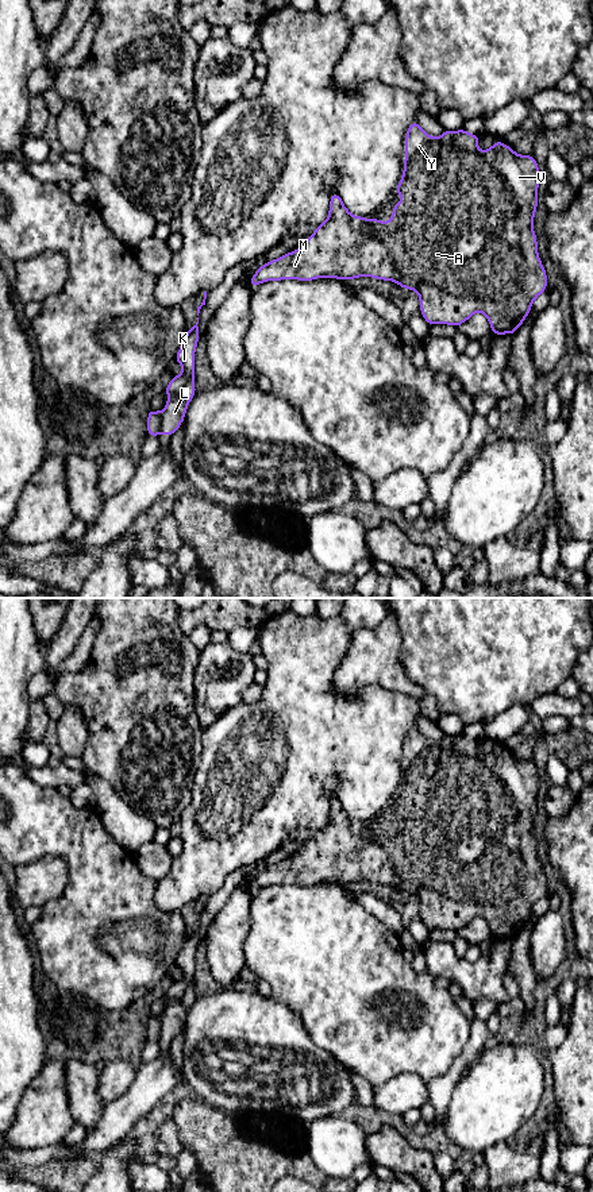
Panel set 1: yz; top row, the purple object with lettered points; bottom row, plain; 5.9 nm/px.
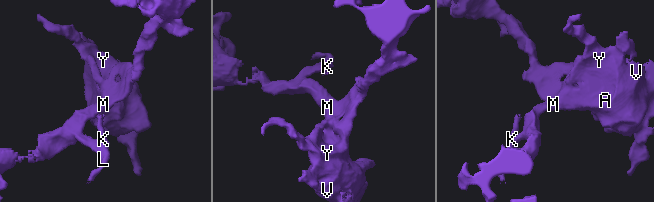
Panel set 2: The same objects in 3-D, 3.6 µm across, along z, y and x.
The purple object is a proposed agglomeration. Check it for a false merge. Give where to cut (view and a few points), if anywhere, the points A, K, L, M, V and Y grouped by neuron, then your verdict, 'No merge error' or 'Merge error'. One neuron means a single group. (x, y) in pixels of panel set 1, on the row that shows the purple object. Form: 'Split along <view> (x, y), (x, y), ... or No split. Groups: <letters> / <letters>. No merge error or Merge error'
Split along yz (192, 377), (168, 401). Groups: A L M V Y / K. Merge error

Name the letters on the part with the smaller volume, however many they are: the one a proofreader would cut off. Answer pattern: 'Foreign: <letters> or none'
Foreign: K

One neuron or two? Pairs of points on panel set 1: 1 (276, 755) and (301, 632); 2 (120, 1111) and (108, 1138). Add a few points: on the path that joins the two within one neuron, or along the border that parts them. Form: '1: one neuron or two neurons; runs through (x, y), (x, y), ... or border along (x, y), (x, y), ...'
1: one neuron; runs through (299, 724), (301, 663)
2: one neuron; runs through (119, 1118), (108, 1131)

